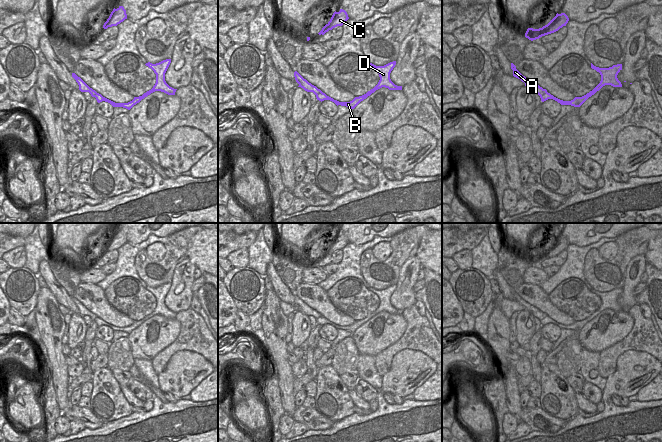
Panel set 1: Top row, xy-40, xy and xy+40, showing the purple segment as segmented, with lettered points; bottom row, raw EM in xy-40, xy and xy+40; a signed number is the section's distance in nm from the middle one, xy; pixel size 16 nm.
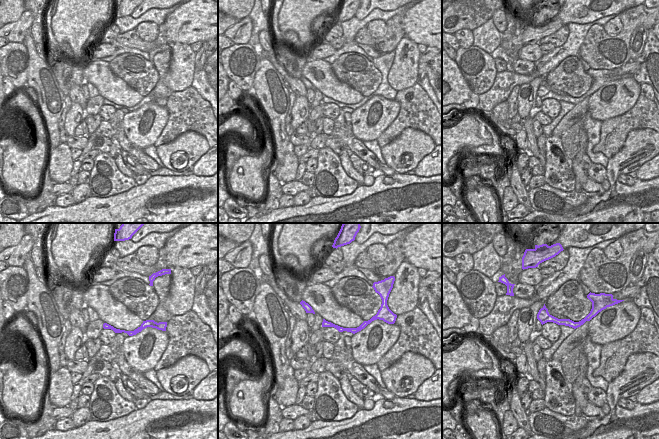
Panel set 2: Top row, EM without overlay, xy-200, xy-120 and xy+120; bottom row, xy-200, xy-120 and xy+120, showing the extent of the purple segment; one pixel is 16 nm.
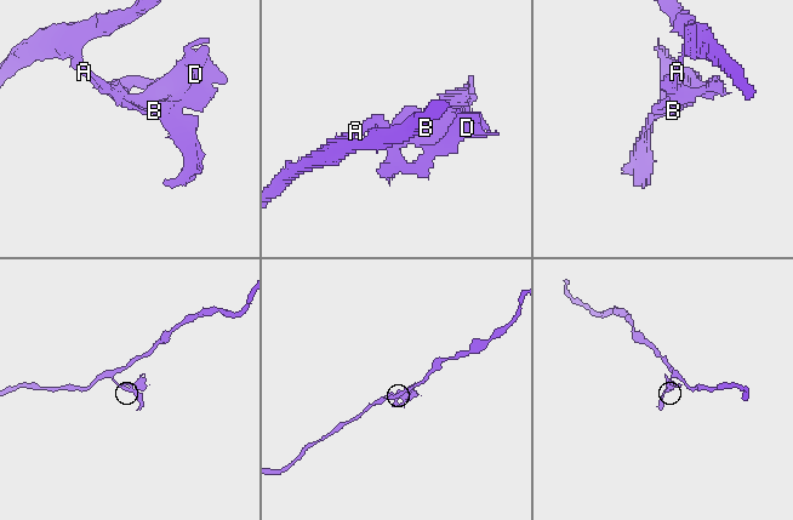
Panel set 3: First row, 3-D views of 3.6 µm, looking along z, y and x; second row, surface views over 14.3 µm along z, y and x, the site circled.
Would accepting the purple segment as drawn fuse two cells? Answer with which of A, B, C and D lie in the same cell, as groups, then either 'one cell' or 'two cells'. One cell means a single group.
A C / B D; two cells

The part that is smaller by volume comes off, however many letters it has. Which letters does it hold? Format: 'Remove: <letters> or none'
Remove: B, D.

